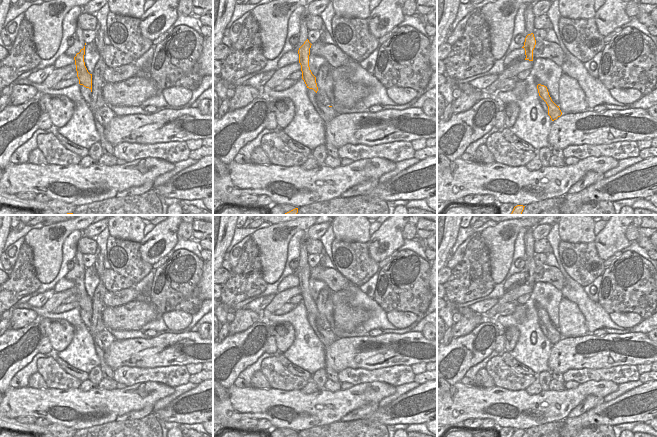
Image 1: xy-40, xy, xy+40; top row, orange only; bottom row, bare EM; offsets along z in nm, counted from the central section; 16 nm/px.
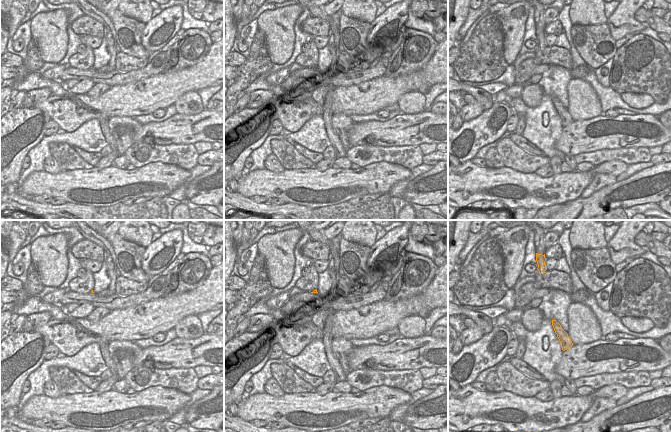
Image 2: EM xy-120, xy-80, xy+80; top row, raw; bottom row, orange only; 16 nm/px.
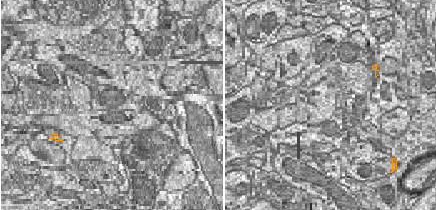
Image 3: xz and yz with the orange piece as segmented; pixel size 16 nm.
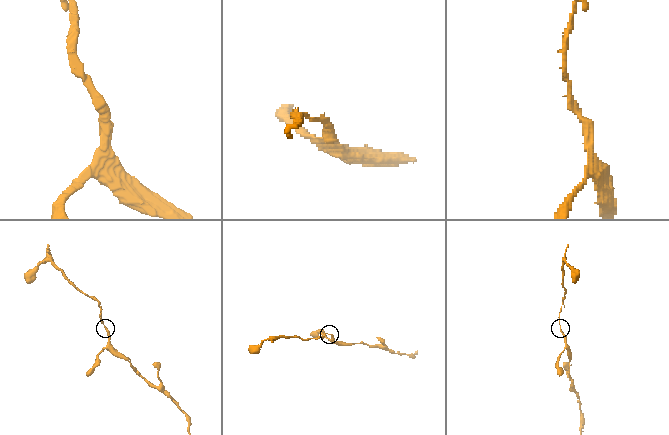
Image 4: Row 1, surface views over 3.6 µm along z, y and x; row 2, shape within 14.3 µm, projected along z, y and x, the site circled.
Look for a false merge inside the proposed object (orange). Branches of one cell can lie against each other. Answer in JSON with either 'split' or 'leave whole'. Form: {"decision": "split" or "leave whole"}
{"decision": "leave whole"}

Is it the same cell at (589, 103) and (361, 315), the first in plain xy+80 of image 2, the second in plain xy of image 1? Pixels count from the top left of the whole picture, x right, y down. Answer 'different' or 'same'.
different

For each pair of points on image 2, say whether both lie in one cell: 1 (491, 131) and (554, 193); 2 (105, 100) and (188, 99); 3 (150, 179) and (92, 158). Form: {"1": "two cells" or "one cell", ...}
{"1": "two cells", "2": "two cells", "3": "two cells"}

